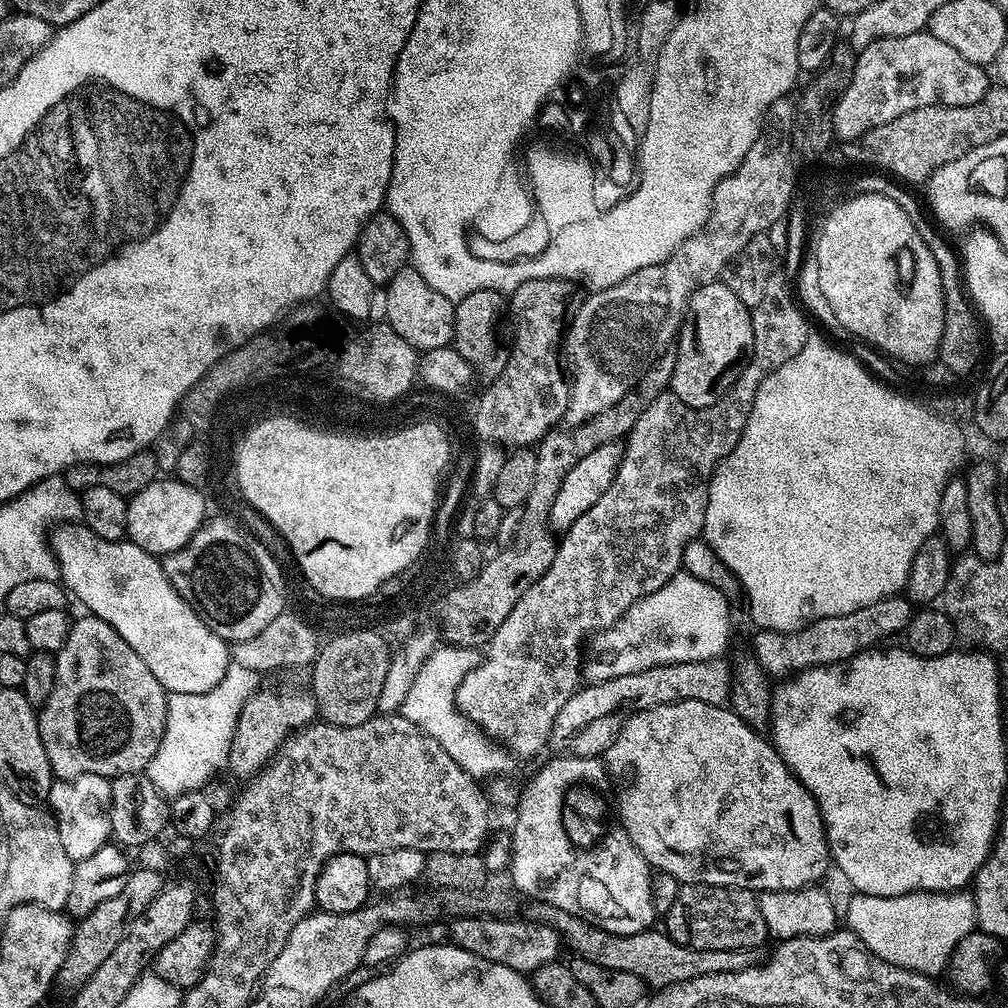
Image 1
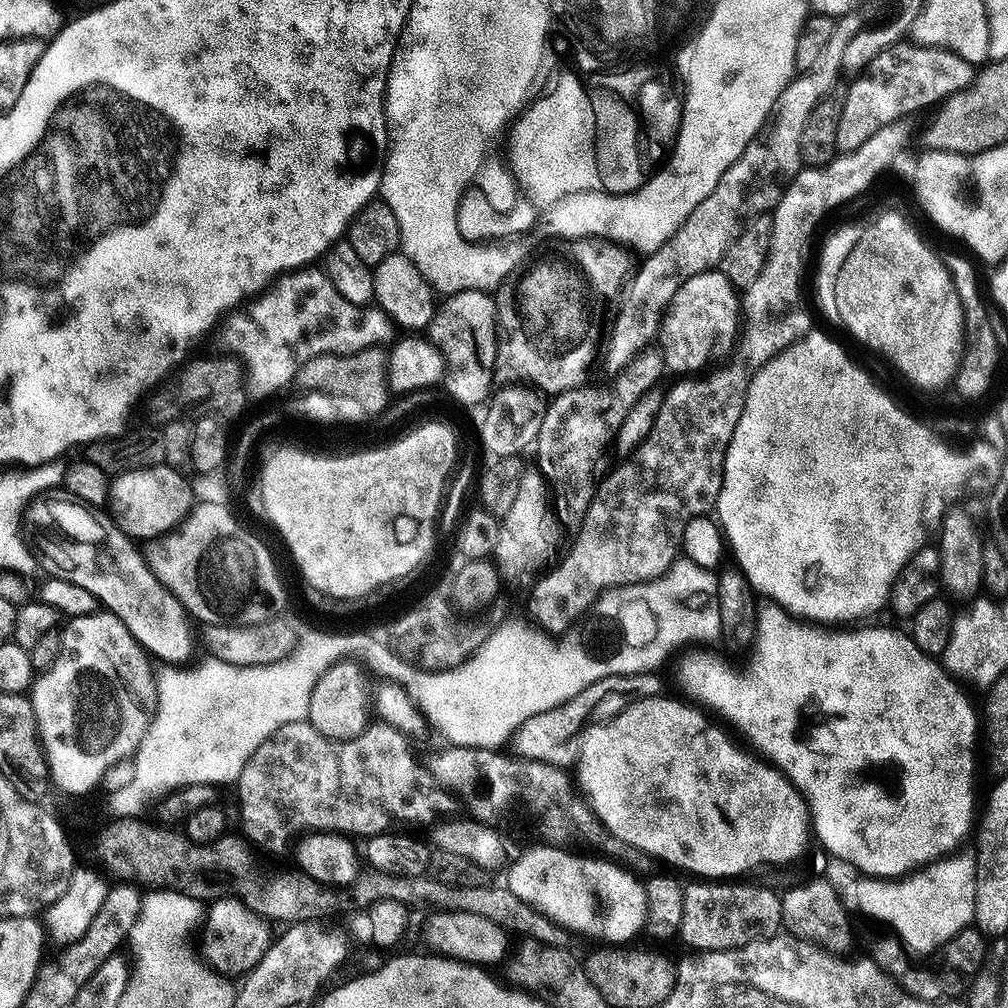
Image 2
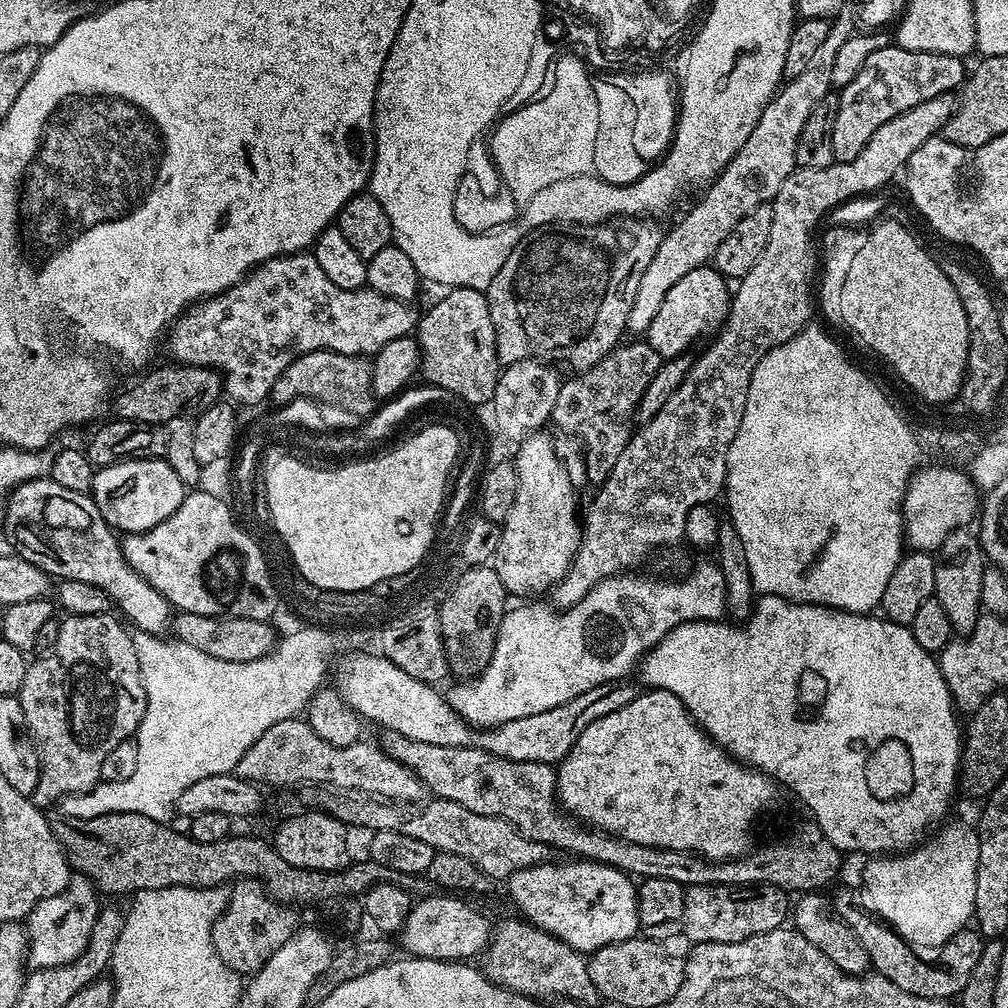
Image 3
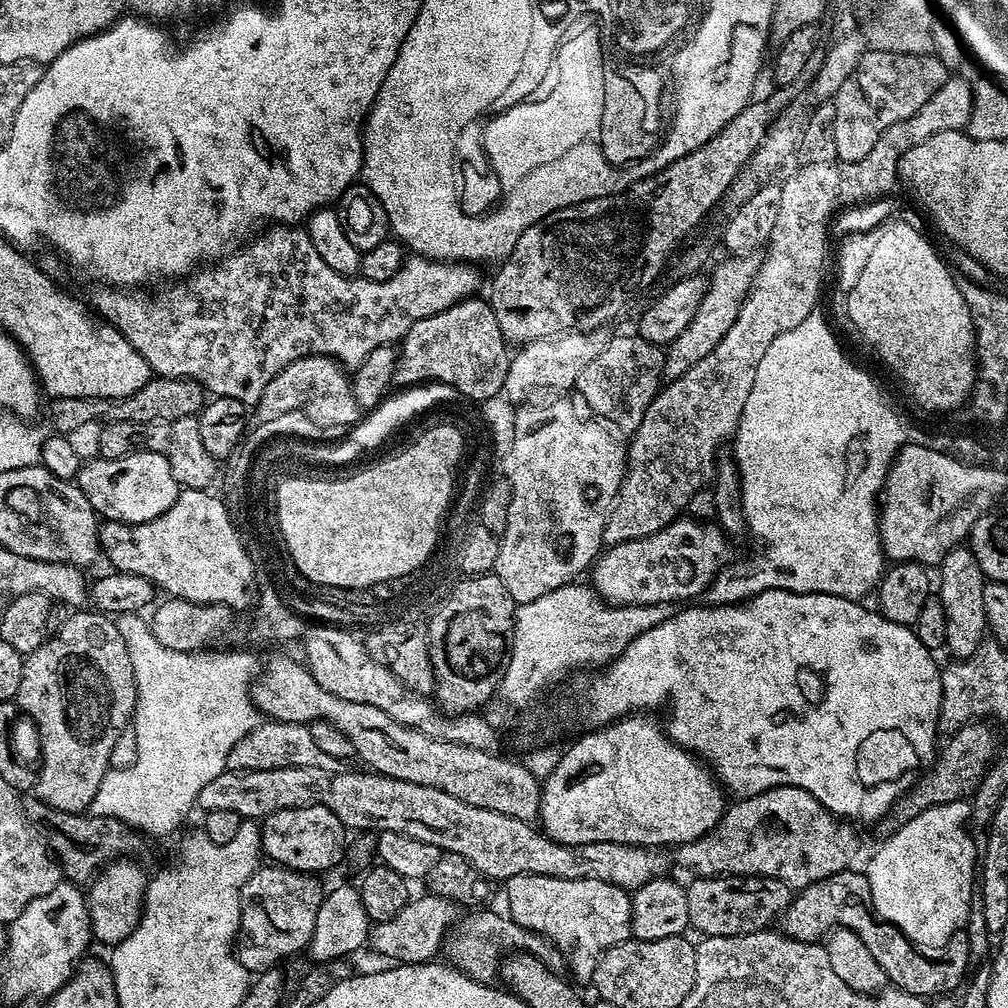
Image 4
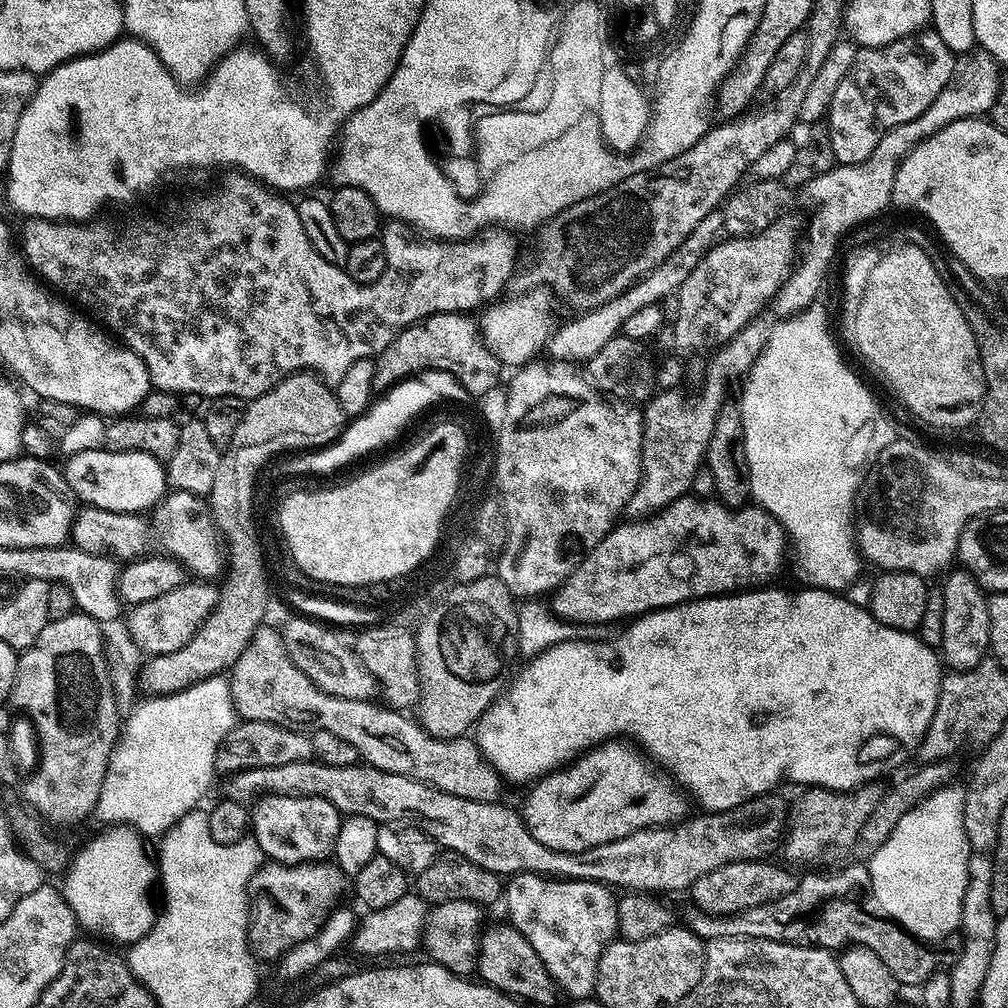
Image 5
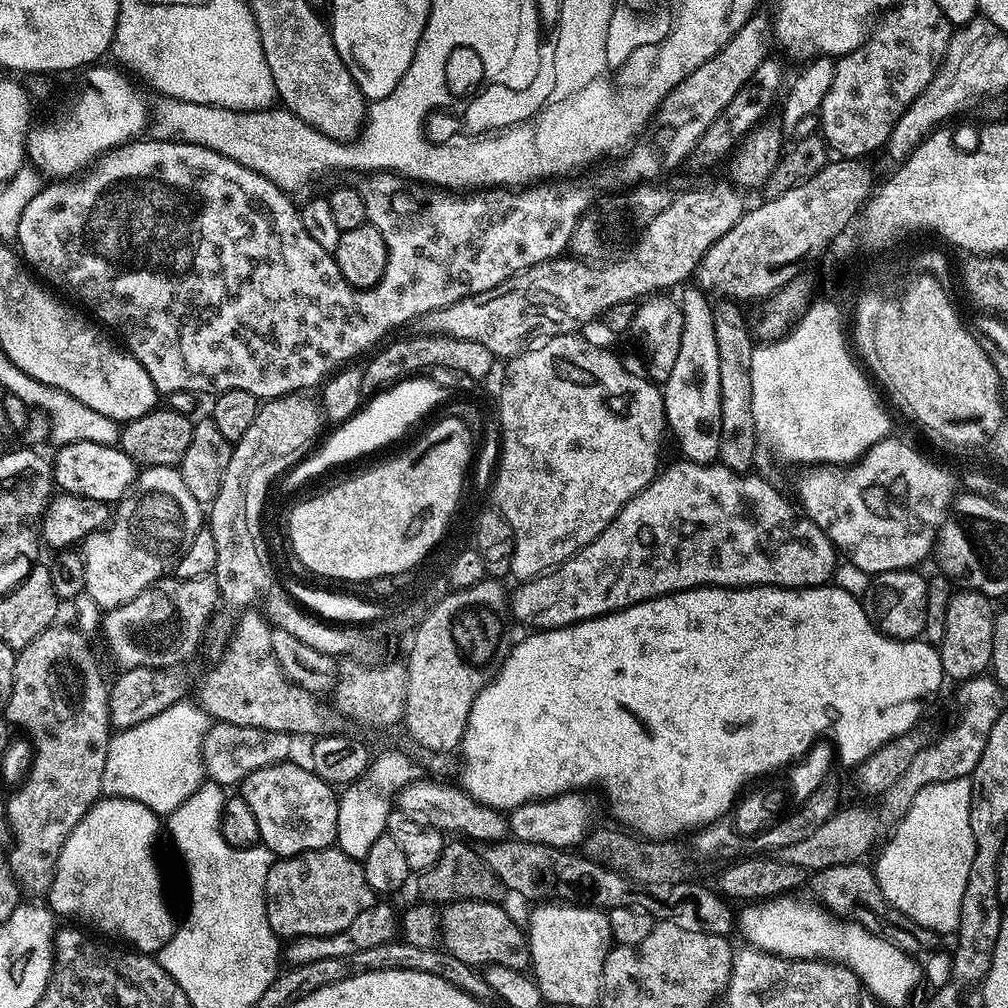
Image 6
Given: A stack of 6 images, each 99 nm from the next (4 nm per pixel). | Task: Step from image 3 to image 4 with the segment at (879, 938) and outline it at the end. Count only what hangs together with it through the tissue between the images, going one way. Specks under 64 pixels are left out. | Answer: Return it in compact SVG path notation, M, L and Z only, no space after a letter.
M845 870L822 882L814 882L801 888L793 895L792 905L780 913L779 931L783 935L791 936L793 940L816 942L833 928L849 928L854 930L854 934L858 934L858 938L862 938L862 942L866 942L866 947L869 948L870 954L874 954L878 966L886 970L886 978L891 987L901 988L906 994L925 998L952 994L961 987L965 979L964 971L970 963L967 955L961 954L957 960L927 960L924 957L927 955L906 939L899 928L881 920L865 901L864 905L852 896L870 897L867 875Z

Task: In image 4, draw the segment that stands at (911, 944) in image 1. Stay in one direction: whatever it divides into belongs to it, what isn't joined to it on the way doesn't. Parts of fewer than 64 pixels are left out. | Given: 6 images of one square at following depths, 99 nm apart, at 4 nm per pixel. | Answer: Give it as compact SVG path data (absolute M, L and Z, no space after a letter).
M968 800L930 806L922 810L922 814L910 818L910 822L903 824L894 835L887 837L869 864L866 875L870 886L871 907L881 920L899 928L906 939L921 950L942 947L959 928L961 931L968 923L968 913L974 907L974 881L978 876L978 846L976 850L968 828L970 829Z

